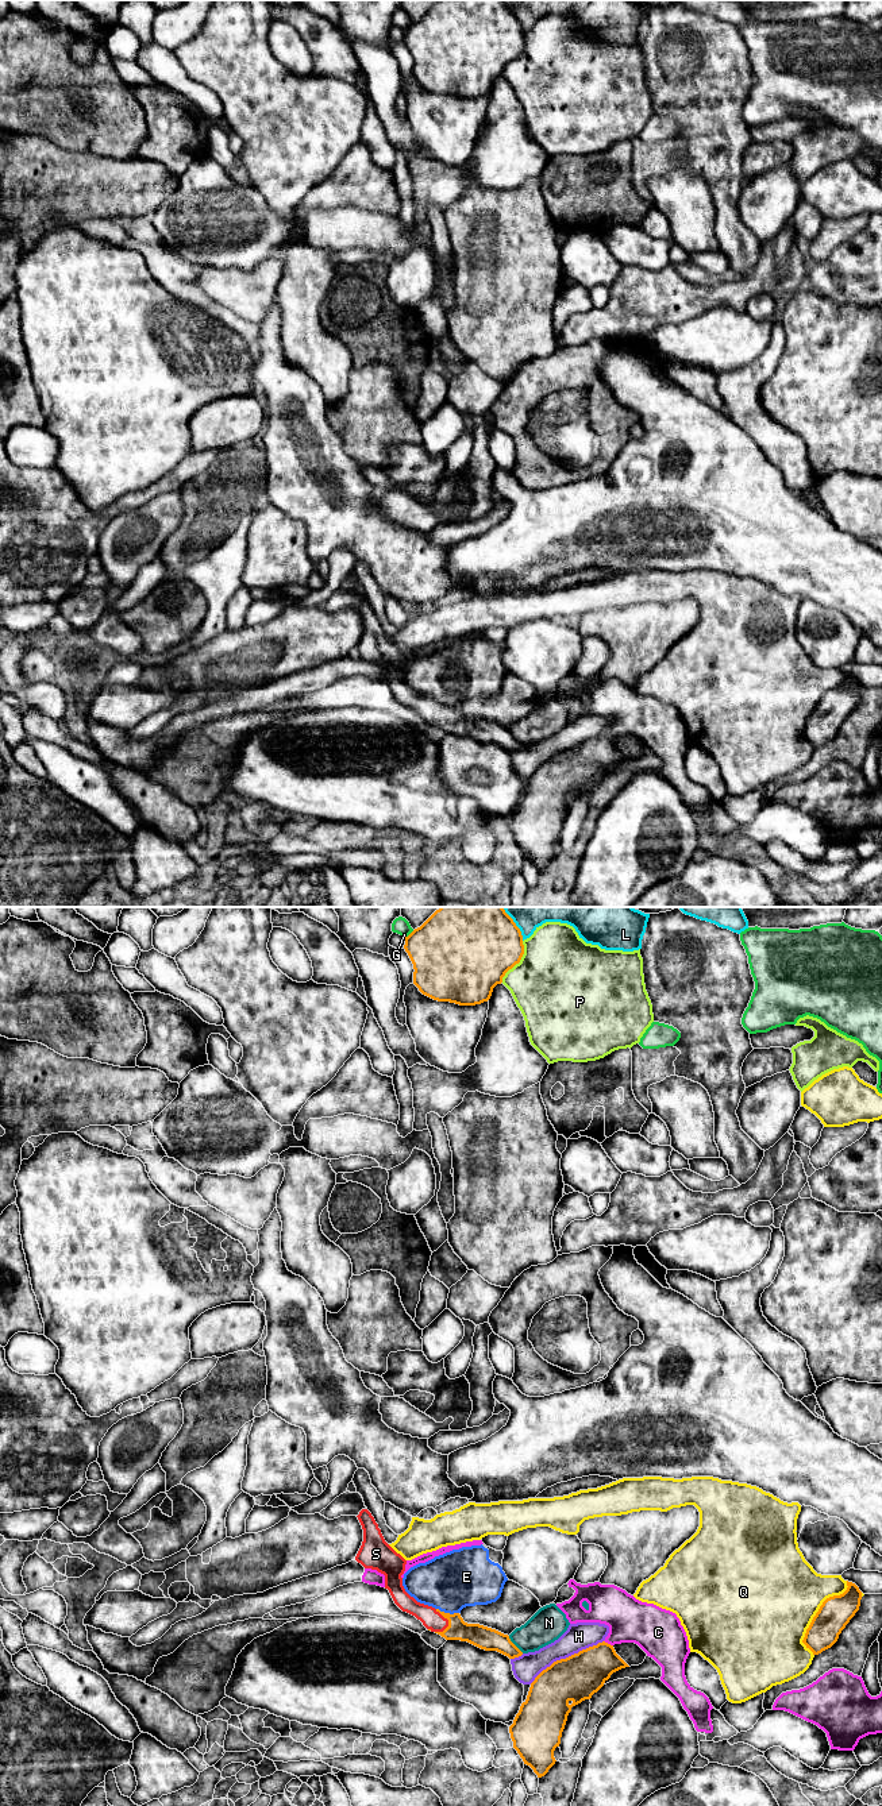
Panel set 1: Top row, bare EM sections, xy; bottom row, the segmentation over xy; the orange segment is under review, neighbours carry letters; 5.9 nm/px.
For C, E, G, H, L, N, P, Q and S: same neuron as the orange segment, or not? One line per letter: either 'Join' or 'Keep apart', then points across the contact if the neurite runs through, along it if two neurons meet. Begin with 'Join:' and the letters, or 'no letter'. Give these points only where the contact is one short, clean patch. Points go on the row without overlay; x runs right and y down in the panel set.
Join: S
C: Keep apart. Boundary: xy (604, 733), (612, 739)
E: Keep apart
G: Keep apart
H: Keep apart
L: Keep apart
N: Keep apart
P: Keep apart
Q: Keep apart
S: Join

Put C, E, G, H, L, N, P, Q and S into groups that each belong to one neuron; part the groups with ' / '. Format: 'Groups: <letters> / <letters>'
Groups: C / E / G / H / L / N / P / Q / S

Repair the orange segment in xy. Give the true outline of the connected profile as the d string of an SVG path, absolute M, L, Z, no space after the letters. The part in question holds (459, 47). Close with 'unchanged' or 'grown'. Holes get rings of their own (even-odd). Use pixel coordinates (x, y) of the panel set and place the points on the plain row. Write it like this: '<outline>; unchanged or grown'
M440 0L420 20L405 30L405 45L413 57L413 77L438 94L475 99L488 94L493 81L524 47L523 28L502 0Z; unchanged

